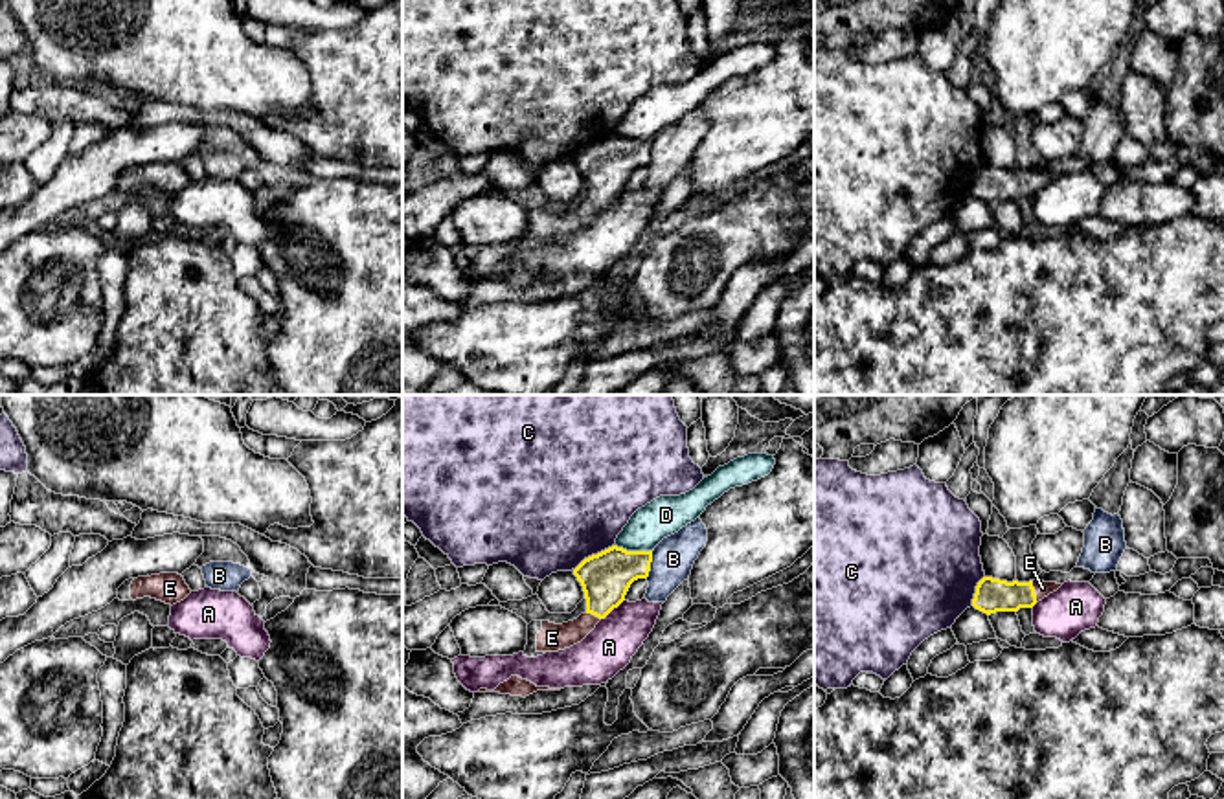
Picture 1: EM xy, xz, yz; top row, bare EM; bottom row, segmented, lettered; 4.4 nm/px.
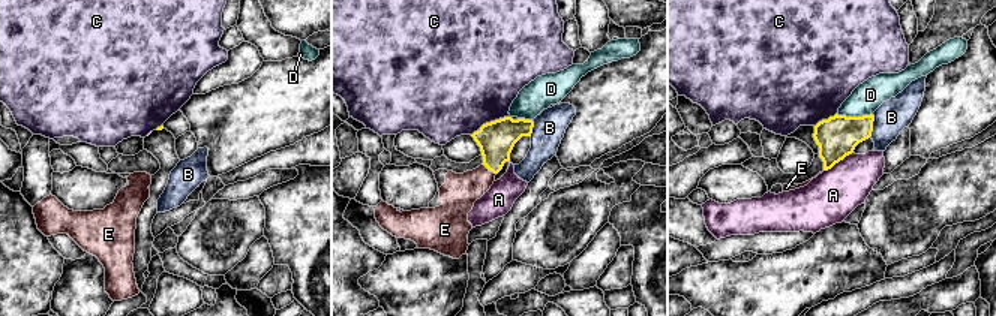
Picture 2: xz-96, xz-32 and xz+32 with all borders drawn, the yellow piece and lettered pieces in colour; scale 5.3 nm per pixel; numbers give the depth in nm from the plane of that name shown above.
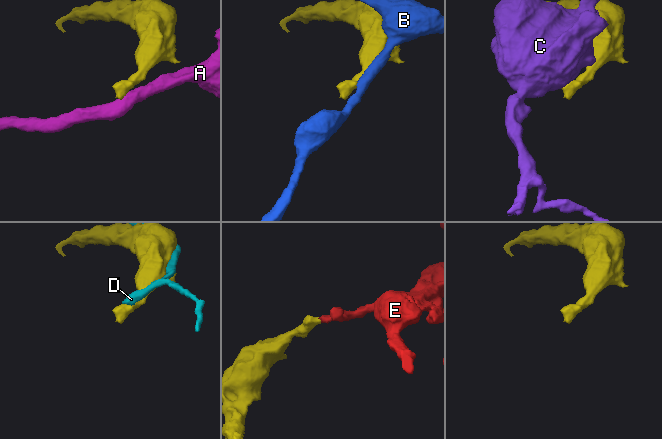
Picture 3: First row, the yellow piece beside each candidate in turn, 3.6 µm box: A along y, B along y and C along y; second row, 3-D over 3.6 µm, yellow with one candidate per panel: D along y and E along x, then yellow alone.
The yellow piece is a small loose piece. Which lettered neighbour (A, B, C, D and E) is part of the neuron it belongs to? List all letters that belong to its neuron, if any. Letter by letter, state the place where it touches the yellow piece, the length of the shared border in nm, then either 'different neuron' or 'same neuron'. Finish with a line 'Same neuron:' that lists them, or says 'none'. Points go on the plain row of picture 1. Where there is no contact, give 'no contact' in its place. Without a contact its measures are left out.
A: contact xz (612, 197); length 140 nm; different neuron
B: contact xz (649, 153); length 120 nm; different neuron
C: contact xz (594, 144); length 220 nm; different neuron
D: contact xz (634, 140); length 160 nm; different neuron
E: contact yz (1033, 180); length 100 nm; same neuron
Same neuron: E

